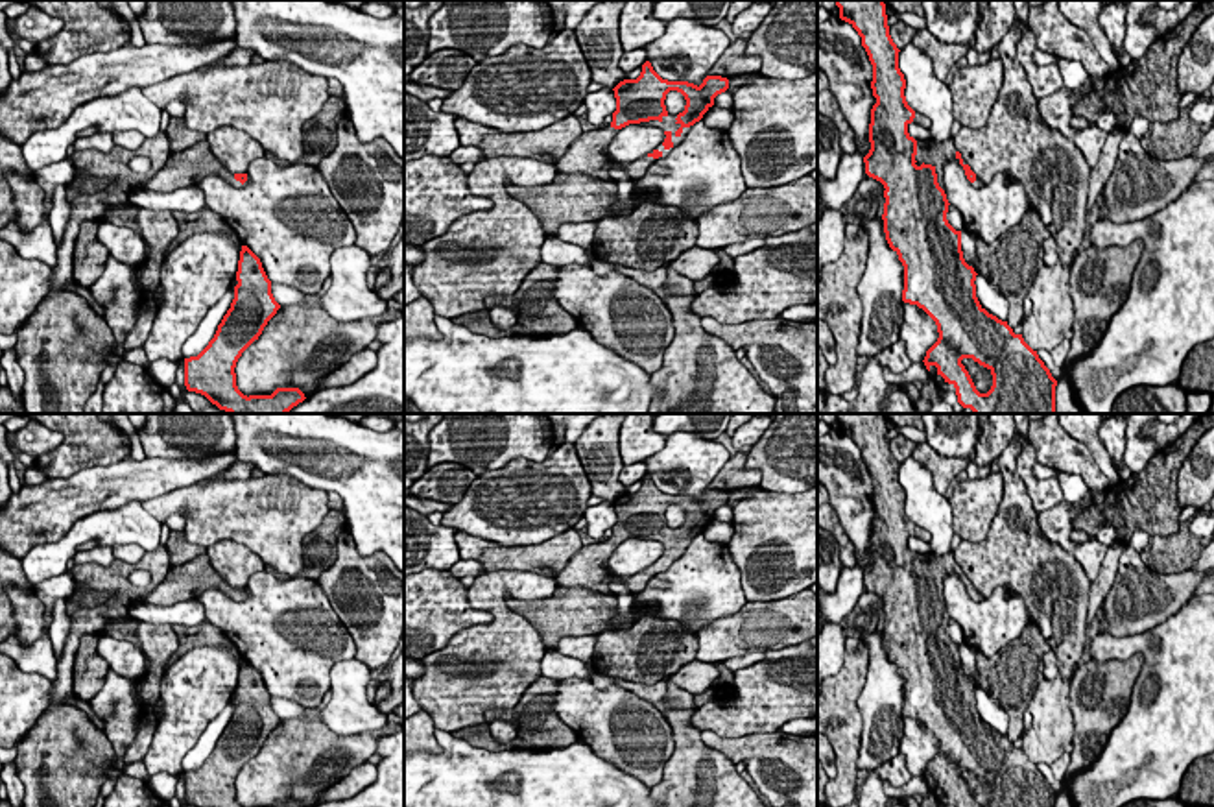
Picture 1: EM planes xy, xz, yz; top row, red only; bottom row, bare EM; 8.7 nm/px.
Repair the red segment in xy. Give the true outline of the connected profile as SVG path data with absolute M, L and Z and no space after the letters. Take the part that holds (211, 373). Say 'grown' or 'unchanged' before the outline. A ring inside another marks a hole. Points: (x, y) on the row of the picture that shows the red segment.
unchanged; M247 246L240 251L236 281L234 299L214 338L197 356L184 358L184 386L229 414L288 414L306 399L299 388L247 397L236 386L238 358L280 308L260 259Z

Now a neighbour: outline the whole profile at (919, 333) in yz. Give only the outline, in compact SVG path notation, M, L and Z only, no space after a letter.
M904 303L904 321L900 340L911 364L924 360L926 351L937 342L939 332L935 321L917 305Z

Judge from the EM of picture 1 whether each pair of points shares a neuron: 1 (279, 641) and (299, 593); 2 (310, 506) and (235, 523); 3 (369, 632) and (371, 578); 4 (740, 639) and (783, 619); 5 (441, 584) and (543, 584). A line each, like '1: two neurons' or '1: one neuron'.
1: one neuron
2: one neuron
3: one neuron
4: one neuron
5: two neurons

